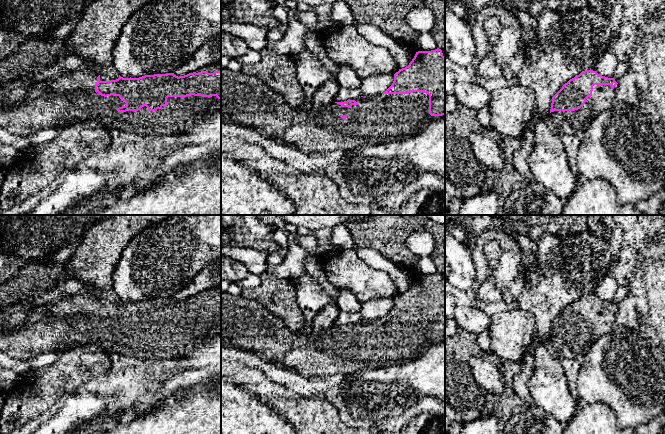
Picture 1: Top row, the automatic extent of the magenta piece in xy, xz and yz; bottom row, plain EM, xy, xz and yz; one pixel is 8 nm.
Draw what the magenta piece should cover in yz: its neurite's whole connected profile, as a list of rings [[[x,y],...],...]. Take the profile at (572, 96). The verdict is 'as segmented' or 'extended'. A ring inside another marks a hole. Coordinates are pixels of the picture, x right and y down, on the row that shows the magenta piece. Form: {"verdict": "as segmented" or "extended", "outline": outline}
{"verdict": "extended", "outline": [[[593,70],[582,71],[565,83],[552,97],[550,115],[554,126],[559,133],[581,136],[587,123],[590,123],[604,108],[614,106],[616,90],[619,88],[620,85],[614,78],[602,76]]]}

